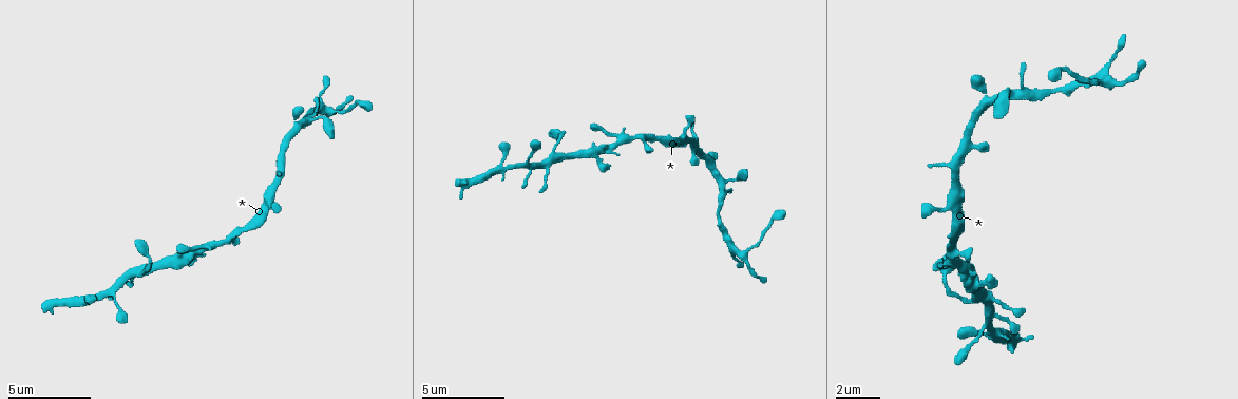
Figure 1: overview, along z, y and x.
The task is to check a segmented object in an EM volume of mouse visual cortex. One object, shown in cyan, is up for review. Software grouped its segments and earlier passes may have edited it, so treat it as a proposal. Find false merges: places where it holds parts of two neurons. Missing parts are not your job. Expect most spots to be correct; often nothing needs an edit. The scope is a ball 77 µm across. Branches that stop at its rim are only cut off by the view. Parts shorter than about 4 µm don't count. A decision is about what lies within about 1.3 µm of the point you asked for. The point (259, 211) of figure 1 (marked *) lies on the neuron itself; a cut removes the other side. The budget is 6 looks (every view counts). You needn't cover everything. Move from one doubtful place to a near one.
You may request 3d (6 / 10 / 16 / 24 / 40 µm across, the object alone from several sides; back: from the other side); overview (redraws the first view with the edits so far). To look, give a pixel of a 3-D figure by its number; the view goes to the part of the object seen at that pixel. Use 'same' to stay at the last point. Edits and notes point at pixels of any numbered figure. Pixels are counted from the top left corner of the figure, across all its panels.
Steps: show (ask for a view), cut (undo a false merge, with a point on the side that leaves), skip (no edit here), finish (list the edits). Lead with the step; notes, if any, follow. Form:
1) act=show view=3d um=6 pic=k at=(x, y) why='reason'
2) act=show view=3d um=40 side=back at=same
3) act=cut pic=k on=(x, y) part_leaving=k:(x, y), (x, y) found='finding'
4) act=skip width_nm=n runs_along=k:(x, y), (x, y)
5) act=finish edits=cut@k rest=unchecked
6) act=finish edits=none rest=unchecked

act=show view=3d um=16 pic=1 at=(989, 324) why='small branch off a trunk'

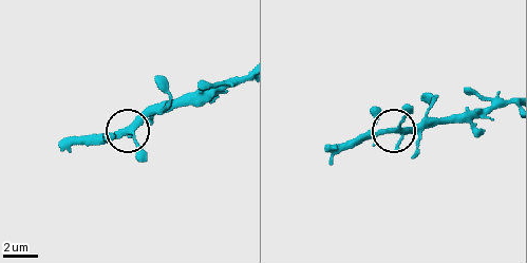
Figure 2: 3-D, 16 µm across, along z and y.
act=skip width_nm=300 found='one neuron here'

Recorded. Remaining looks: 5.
act=show view=3d um=6 pic=1 at=(720, 178) why='thick turns thin'

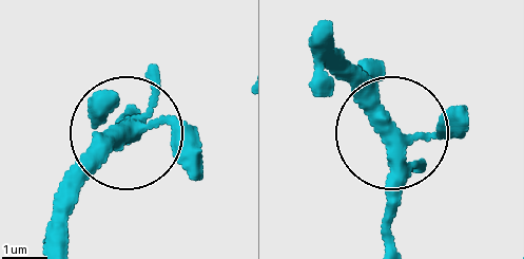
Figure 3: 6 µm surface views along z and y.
act=skip arms=4 found='continuous, no second neuron'

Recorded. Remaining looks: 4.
act=show view=3d um=6 pic=1 at=(332, 112) why='three arms meet'

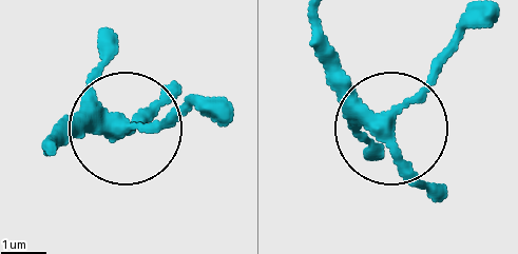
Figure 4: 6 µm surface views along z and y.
act=show view=3d um=6 side=back pic=4 at=(119, 127)

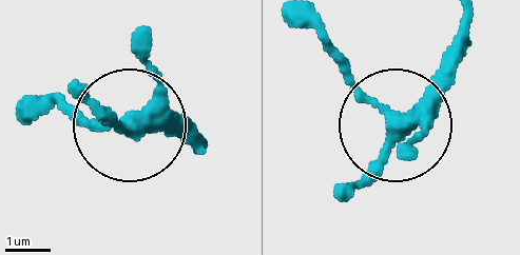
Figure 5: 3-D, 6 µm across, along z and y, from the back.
act=skip runs_along=5:(464, 12), (449, 69), (400, 117), (325, 50) found='continuous, no second neuron'

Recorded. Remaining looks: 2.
act=finish edits=none rest=unchecked

